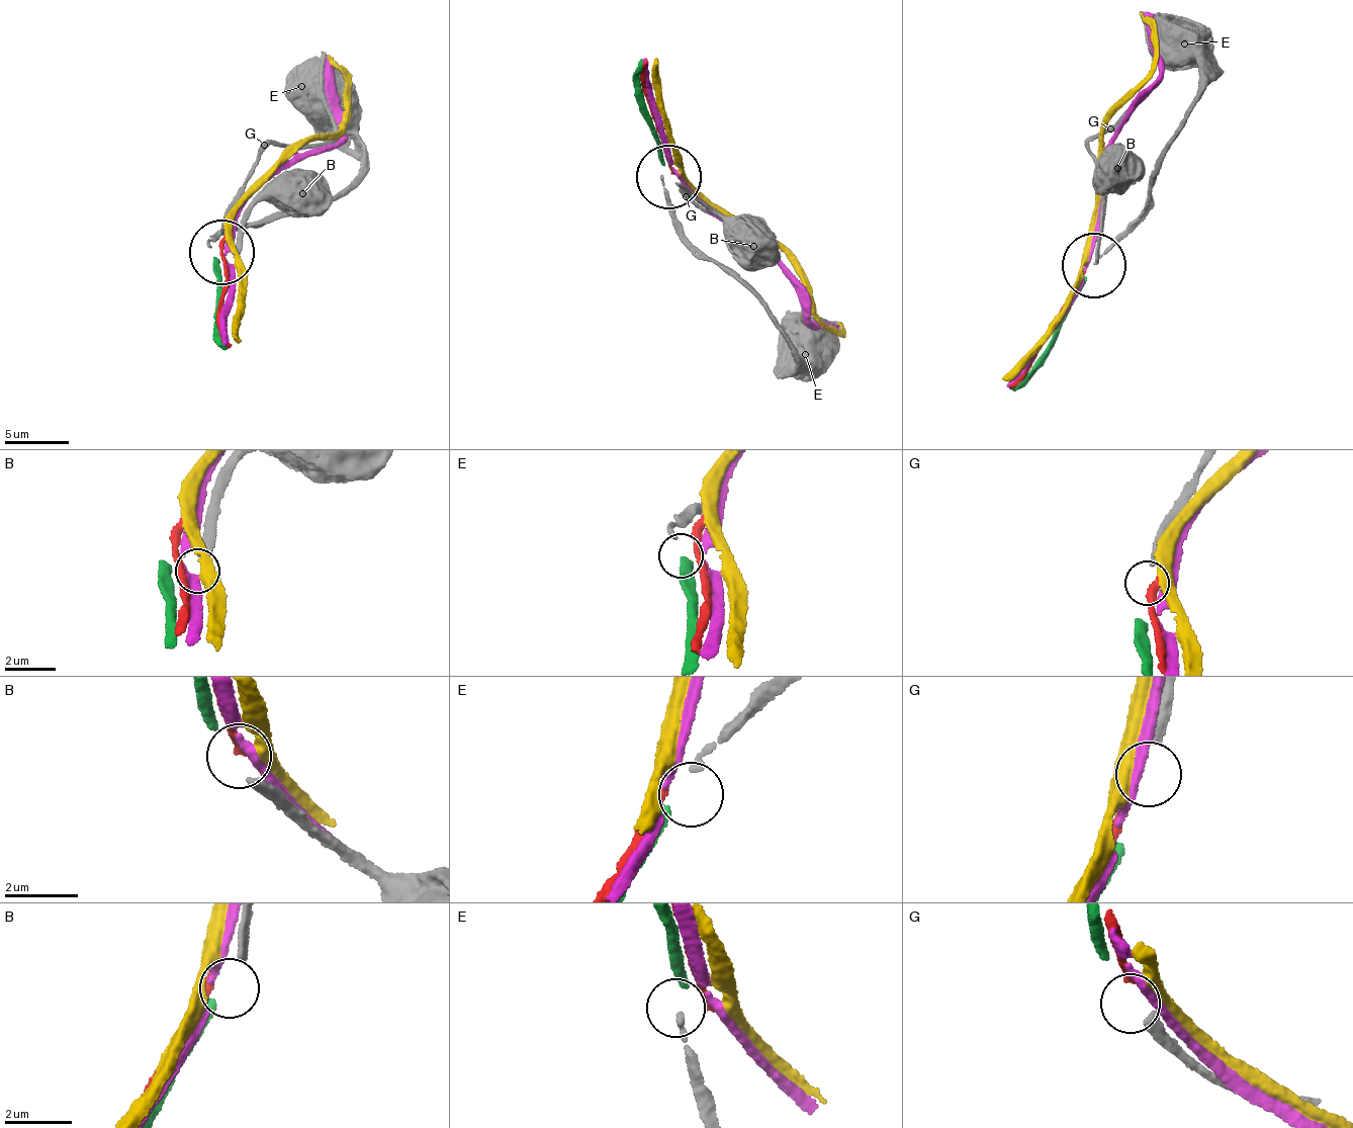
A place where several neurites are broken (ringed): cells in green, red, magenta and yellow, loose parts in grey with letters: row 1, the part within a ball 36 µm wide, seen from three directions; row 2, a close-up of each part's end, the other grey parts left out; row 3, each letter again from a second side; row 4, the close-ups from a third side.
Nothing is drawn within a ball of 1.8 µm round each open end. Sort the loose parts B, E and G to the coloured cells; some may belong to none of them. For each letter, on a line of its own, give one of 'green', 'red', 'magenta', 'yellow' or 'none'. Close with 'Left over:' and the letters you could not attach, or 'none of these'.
B: none
E: green
G: red
Left over: B

